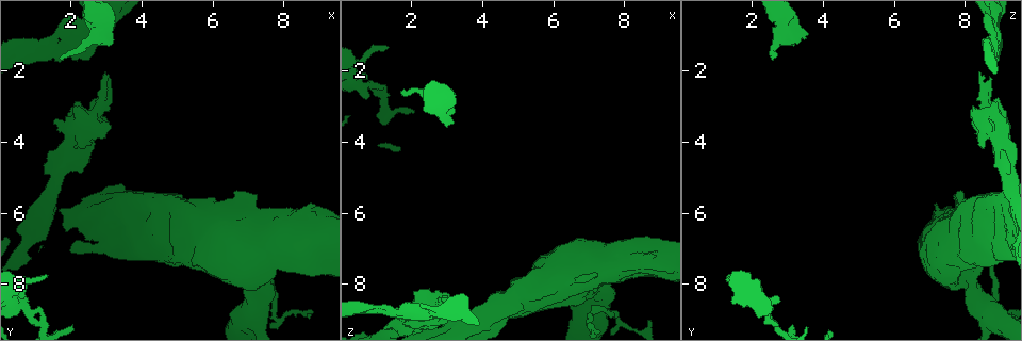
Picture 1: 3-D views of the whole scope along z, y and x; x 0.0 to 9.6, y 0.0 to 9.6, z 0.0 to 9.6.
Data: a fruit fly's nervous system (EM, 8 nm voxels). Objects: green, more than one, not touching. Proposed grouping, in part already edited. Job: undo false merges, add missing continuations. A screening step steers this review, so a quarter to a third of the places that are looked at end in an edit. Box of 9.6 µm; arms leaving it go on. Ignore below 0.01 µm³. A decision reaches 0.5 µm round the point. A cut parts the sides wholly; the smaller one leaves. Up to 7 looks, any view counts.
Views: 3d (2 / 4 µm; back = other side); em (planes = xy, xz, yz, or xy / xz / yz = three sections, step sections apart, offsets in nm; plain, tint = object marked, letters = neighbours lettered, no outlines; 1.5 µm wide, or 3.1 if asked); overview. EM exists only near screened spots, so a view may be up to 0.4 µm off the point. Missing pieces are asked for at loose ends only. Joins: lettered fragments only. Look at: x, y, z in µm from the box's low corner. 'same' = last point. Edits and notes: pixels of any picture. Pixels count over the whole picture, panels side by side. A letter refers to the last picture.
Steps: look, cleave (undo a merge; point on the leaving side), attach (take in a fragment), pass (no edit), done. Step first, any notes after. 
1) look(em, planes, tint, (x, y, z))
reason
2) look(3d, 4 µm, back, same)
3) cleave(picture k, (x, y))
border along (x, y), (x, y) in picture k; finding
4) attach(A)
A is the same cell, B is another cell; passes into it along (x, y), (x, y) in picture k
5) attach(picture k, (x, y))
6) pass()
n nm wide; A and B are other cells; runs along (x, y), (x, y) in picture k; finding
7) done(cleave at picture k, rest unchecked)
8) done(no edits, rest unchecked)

look(em, planes, letters, (3.10, 1.05, 3.60))
stops while still wide

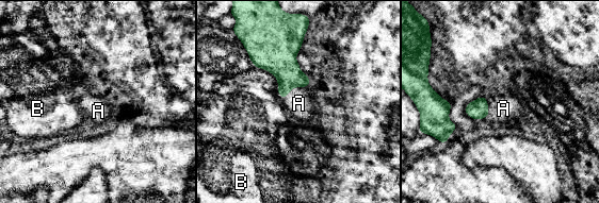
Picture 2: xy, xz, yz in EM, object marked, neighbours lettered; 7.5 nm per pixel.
attach(A)
A is the same cell, B is another cell; passes into it along (279, 57), (291, 88), (298, 103) in picture 2; it goes on there

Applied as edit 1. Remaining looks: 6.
look(em, yz, step 8, tint, (1.70, 1.60, 2.60))
an open end

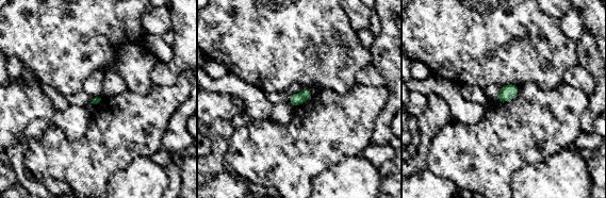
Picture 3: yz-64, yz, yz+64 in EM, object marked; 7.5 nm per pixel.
look(em, yz, step 8, letters, same)

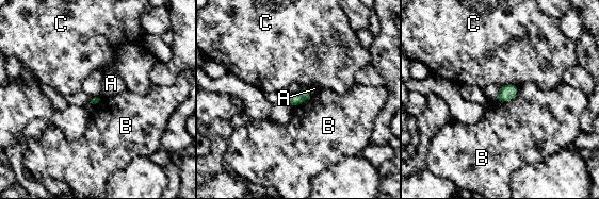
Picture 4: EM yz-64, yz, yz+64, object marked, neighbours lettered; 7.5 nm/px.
pass()
A, B and C are other cells; border along (518, 86), (511, 99), (497, 101) in picture 4; no lettered fragment goes on from it

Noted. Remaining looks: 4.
look(em, planes, tint, (7.30, 8.50, 8.60))
sudden change in width

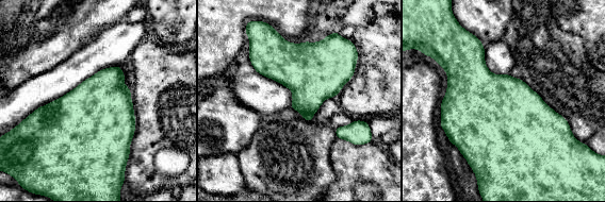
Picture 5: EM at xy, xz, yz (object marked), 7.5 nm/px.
look(em, planes, letters, same)

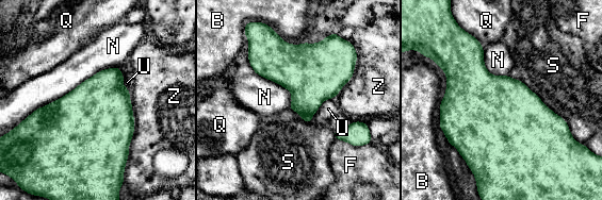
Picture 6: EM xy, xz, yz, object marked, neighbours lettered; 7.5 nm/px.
pass()
600 nm wide; B, F, N, Q, S, U and Z are other cells; one neuron here

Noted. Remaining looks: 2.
done(attach at picture 2, rest unchecked)

